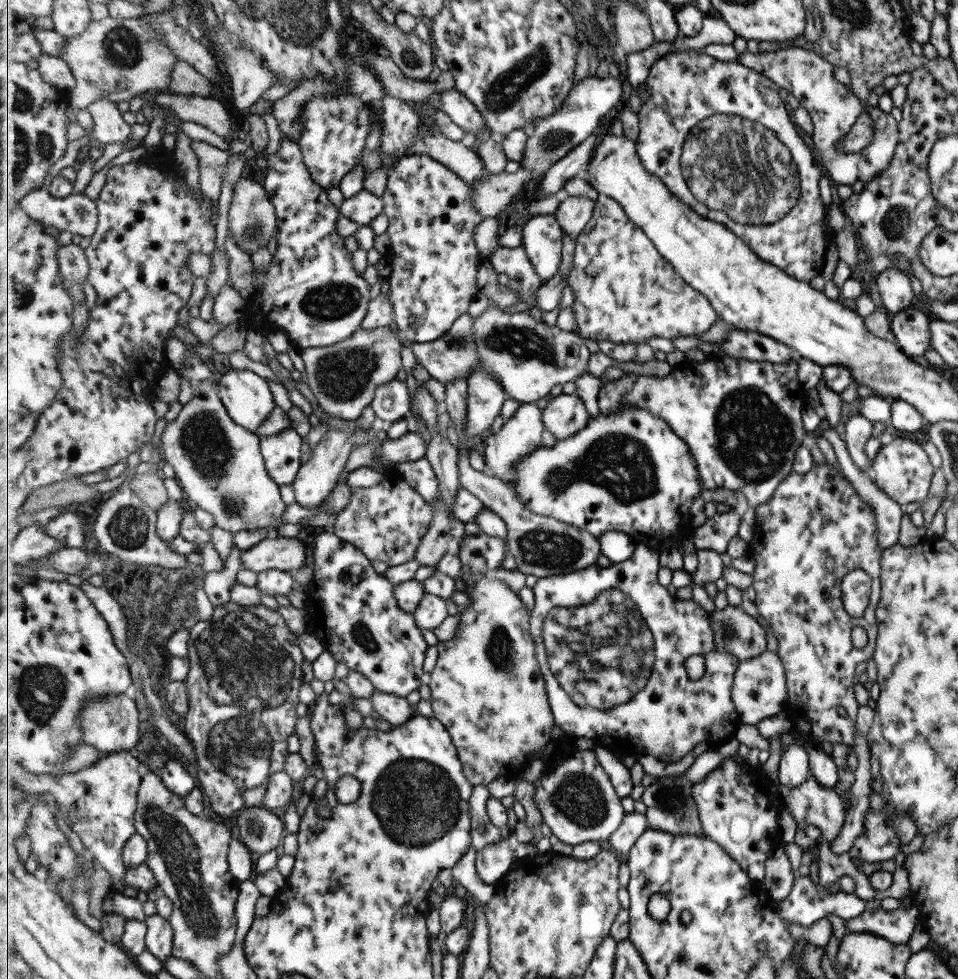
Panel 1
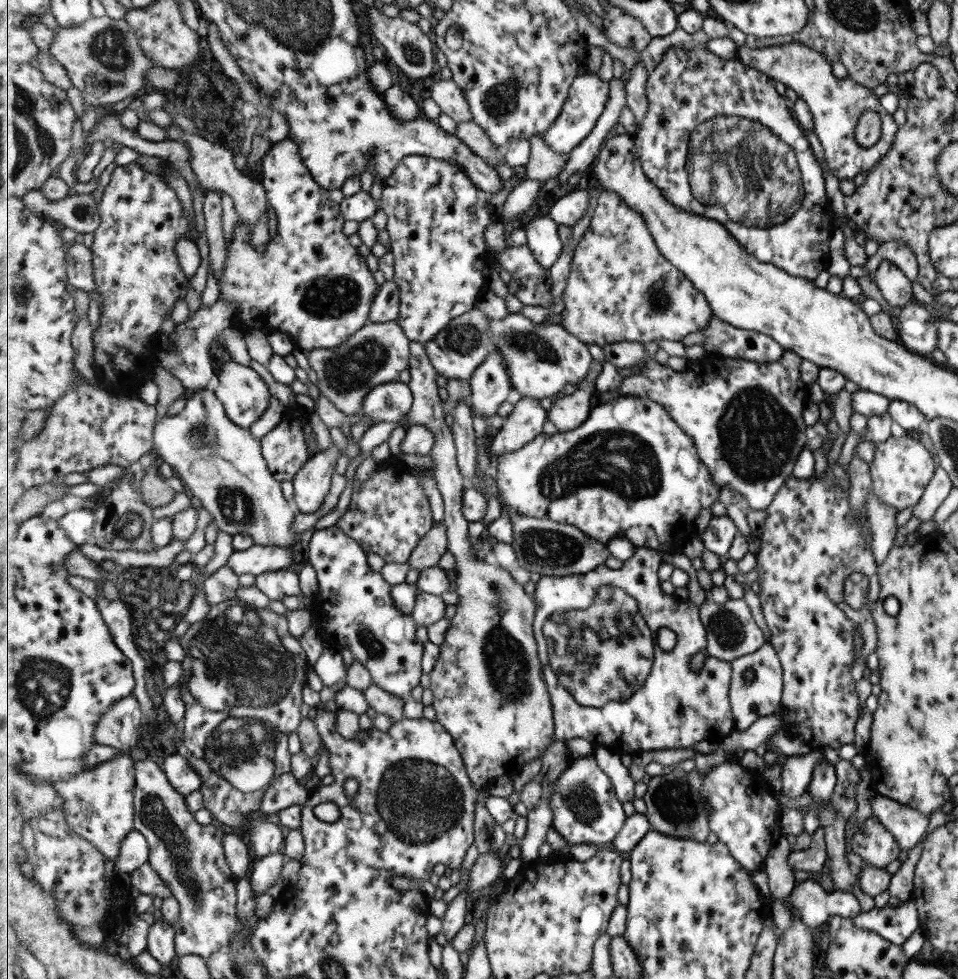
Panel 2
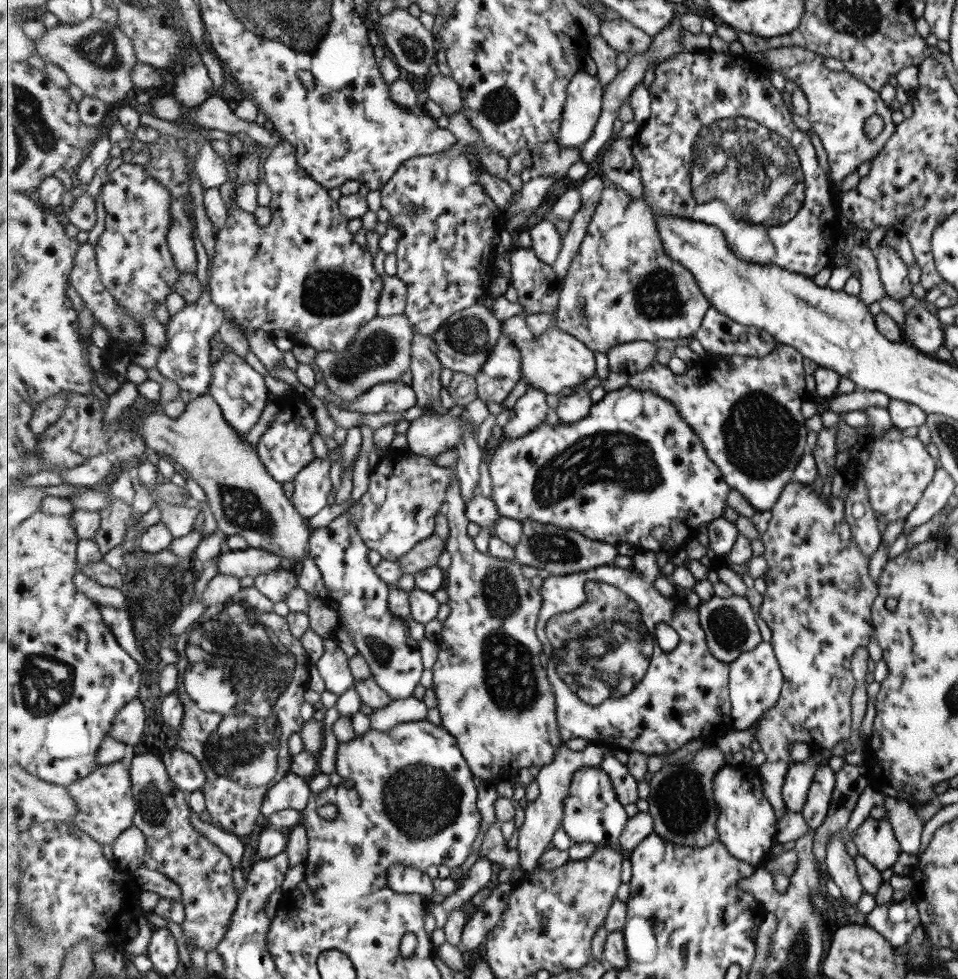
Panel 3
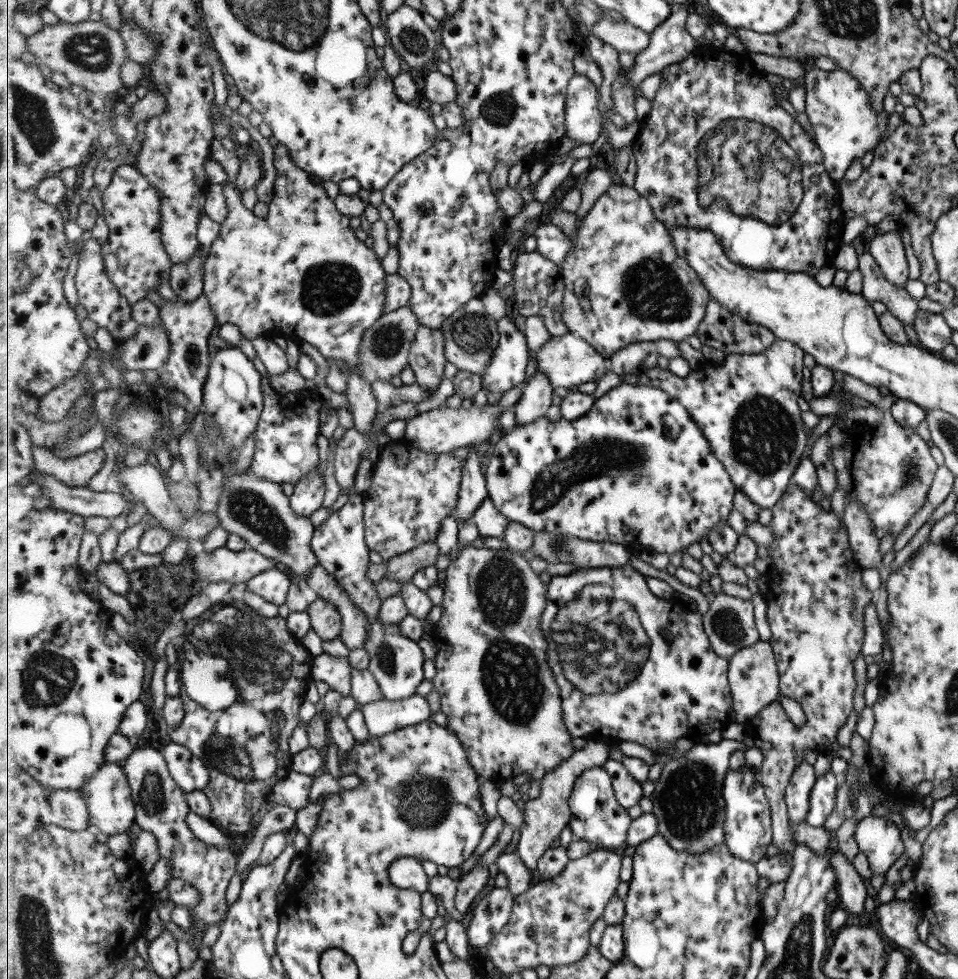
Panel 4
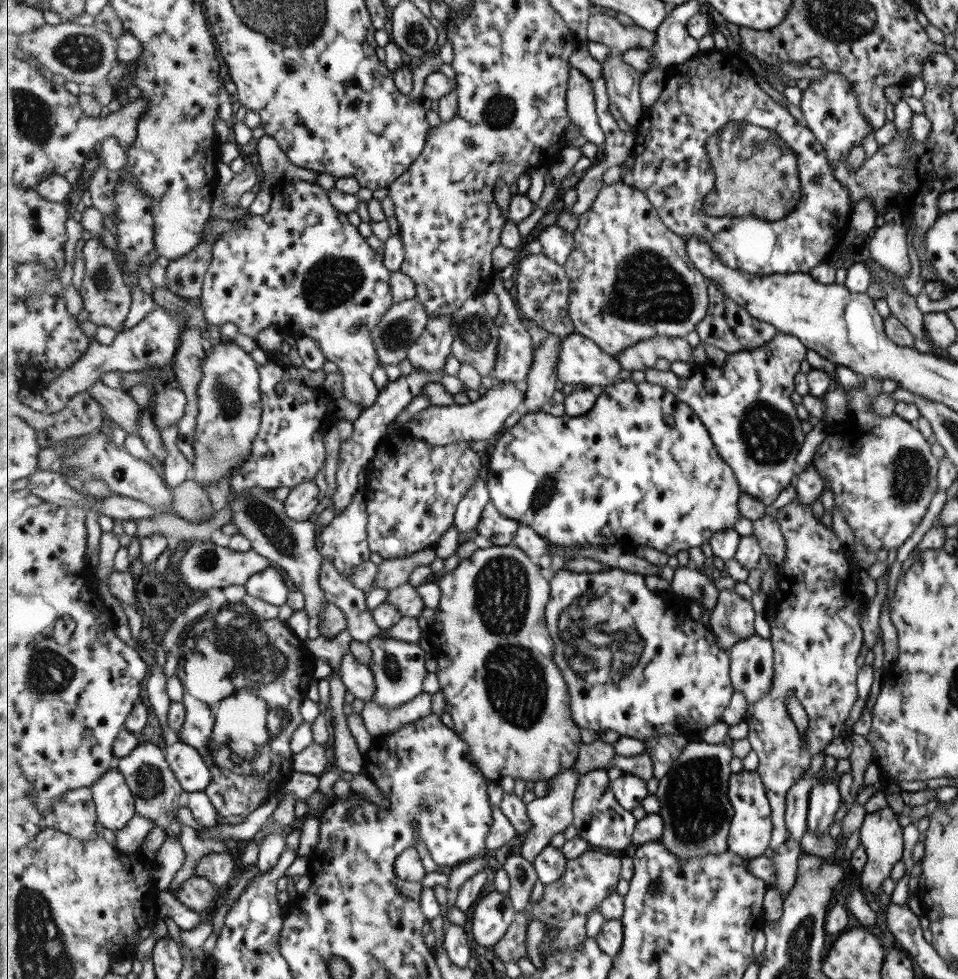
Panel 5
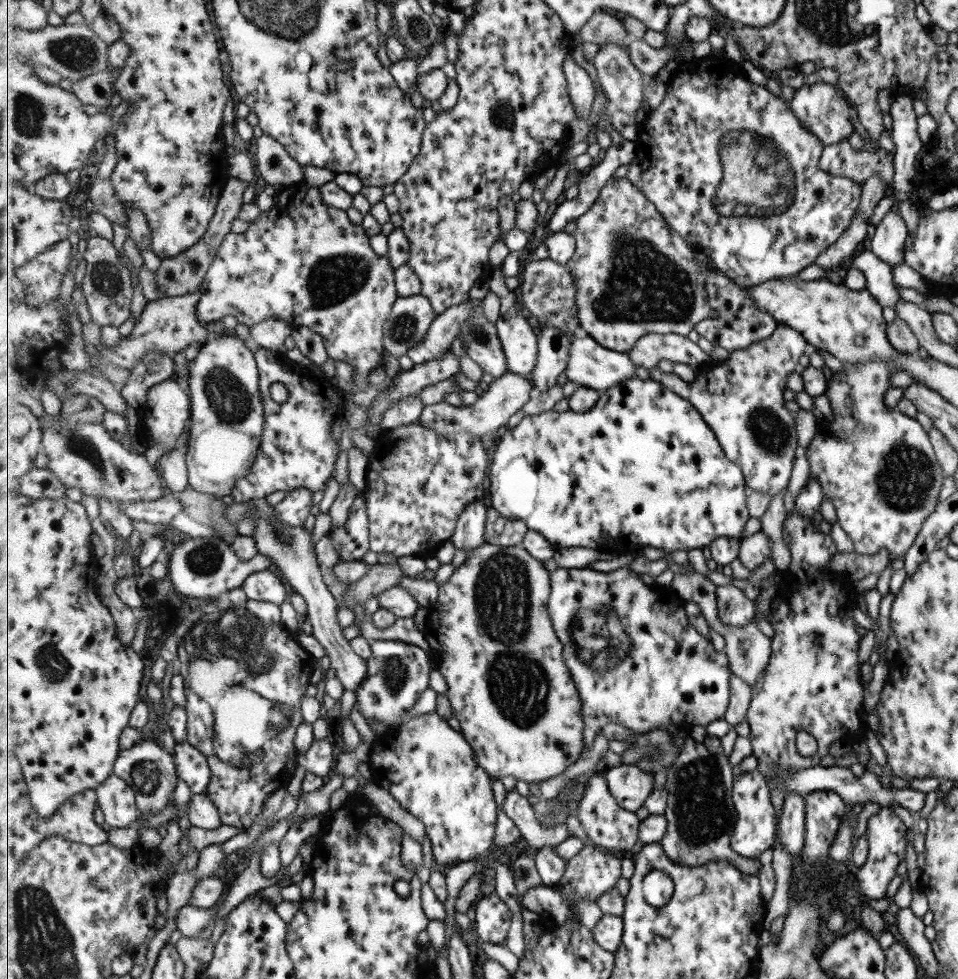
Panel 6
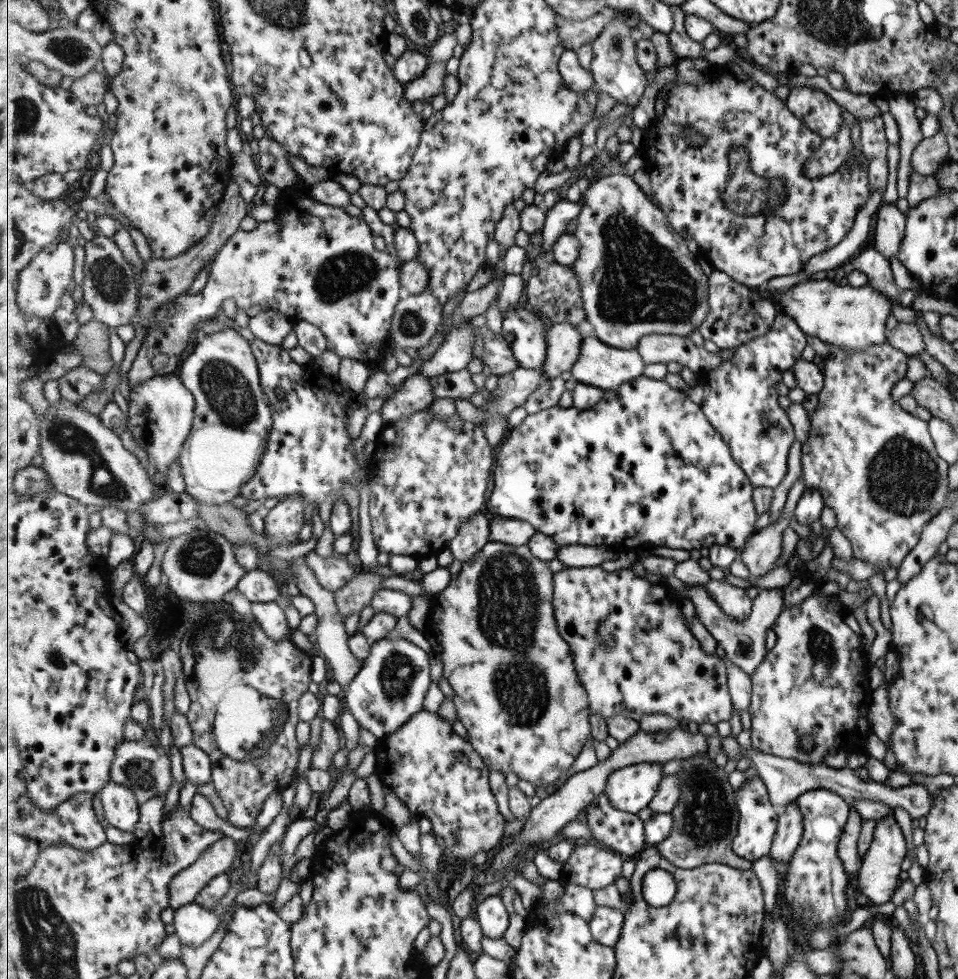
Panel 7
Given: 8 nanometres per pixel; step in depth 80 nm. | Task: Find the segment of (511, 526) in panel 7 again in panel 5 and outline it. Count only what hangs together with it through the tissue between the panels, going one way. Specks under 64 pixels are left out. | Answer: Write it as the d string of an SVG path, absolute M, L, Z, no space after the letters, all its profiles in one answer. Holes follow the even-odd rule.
M492 501L487 503L482 512L478 534L487 538L497 546L509 546L514 542L514 536L520 522L503 516Z

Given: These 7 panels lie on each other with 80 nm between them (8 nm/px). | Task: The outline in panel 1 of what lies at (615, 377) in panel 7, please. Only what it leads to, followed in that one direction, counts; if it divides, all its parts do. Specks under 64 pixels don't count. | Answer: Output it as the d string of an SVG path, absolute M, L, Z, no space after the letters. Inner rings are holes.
M487 307L475 318L475 344L480 354L477 367L492 372L504 391L520 404L549 399L562 384L576 382L587 372L591 358L590 348L580 335L539 322L529 311L507 313L500 307Z

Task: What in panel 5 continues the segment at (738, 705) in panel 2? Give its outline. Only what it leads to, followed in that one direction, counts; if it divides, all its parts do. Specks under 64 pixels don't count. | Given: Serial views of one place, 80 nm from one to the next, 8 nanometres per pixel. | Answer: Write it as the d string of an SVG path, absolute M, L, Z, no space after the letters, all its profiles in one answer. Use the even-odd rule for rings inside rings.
M756 634L736 642L735 646L729 650L734 690L743 693L749 705L763 701L767 691L771 689L771 678L773 677L771 654L772 646L769 640Z

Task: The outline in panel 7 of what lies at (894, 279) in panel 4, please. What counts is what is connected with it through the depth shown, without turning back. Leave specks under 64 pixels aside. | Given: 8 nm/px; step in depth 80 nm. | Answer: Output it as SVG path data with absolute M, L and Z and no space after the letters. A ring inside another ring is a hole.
M879 204L877 222L873 229L872 248L885 259L897 257L899 242L903 238L905 215L897 210L895 204Z

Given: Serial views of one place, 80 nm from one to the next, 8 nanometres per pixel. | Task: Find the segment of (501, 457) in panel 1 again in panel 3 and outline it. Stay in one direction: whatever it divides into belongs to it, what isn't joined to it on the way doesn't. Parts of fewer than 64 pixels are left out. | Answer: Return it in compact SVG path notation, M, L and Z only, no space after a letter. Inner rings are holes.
M529 386L511 408L511 415L503 427L501 441L523 438L537 430L549 414L547 393Z

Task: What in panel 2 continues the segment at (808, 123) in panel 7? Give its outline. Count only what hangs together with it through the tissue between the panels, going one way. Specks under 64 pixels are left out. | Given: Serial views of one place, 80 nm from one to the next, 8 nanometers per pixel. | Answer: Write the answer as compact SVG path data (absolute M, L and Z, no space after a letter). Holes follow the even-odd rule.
M795 42L759 49L745 45L738 47L738 54L745 66L756 68L774 81L781 82L805 102L811 113L812 130L824 150L826 168L838 182L852 180L859 172L867 173L891 148L897 126L893 123L891 114L886 113L879 105L879 98L875 98L871 89L857 84L847 76L845 79L837 79L830 71L831 63L815 50ZM865 111L875 111L881 121L881 132L877 142L867 148L859 146L853 140L853 129L857 119Z

